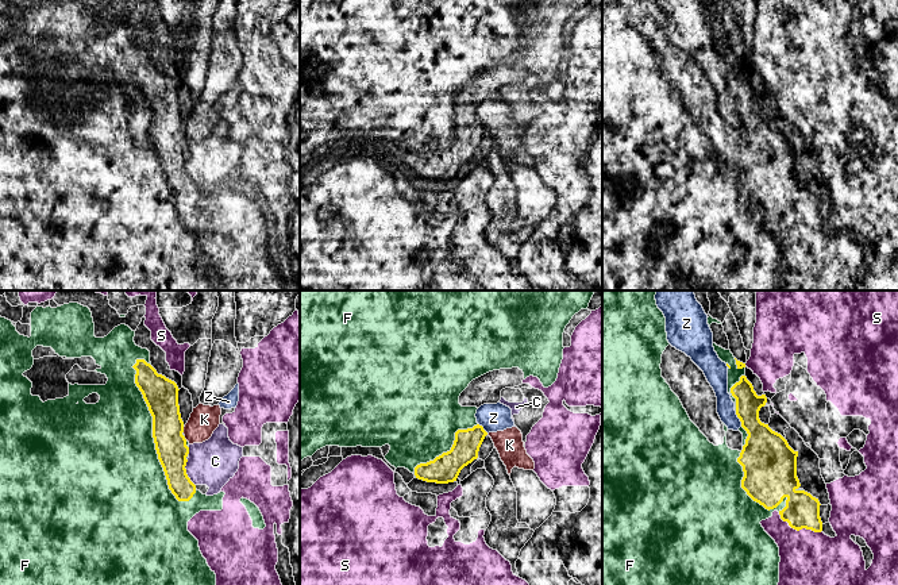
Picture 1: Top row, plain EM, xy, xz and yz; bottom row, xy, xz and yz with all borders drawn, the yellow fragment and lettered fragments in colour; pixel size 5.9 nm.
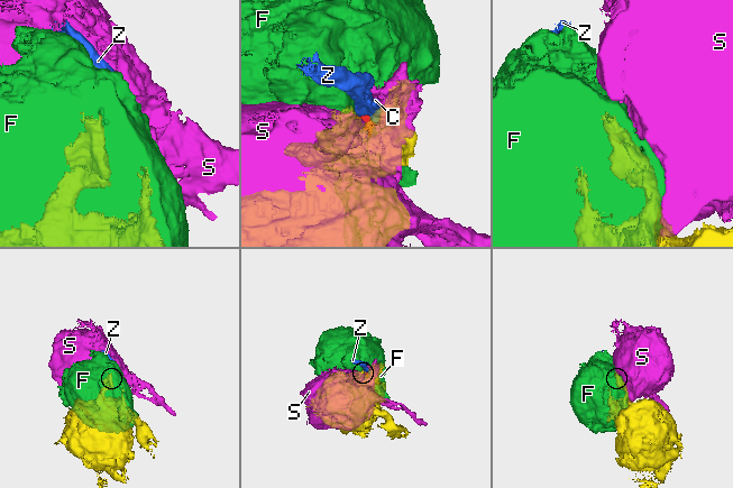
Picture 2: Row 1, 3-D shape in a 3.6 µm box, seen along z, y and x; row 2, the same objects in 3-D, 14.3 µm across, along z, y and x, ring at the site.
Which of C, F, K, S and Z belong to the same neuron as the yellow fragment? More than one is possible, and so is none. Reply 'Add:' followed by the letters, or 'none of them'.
Add: none of them

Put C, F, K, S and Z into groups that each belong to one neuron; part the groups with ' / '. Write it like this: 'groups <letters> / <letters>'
groups C / F / K Z / S

